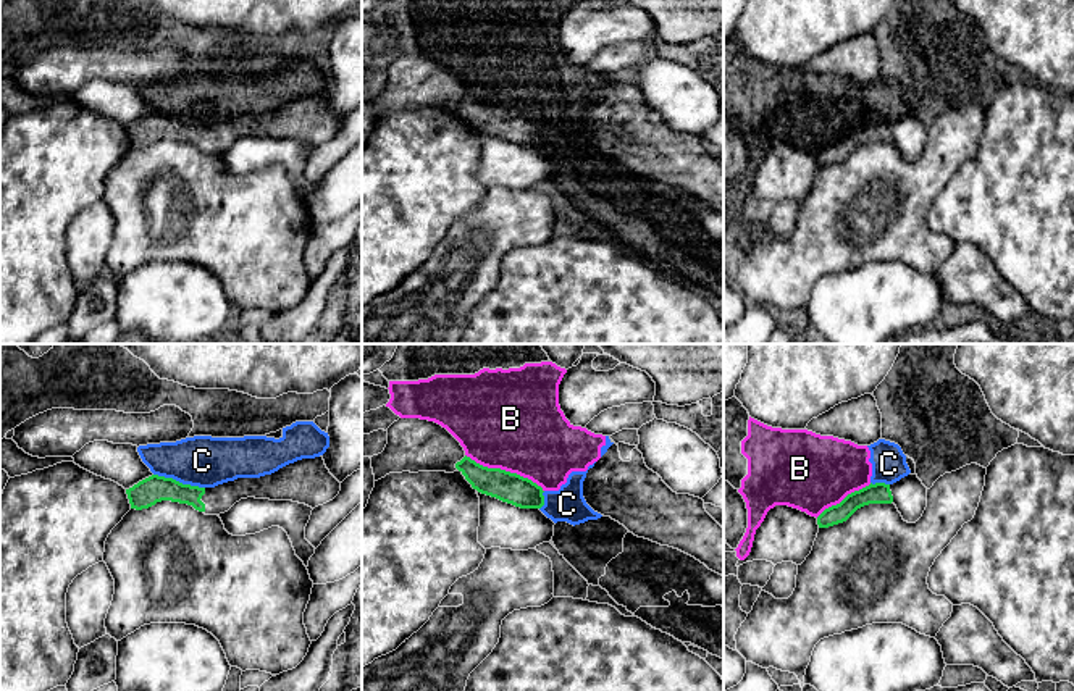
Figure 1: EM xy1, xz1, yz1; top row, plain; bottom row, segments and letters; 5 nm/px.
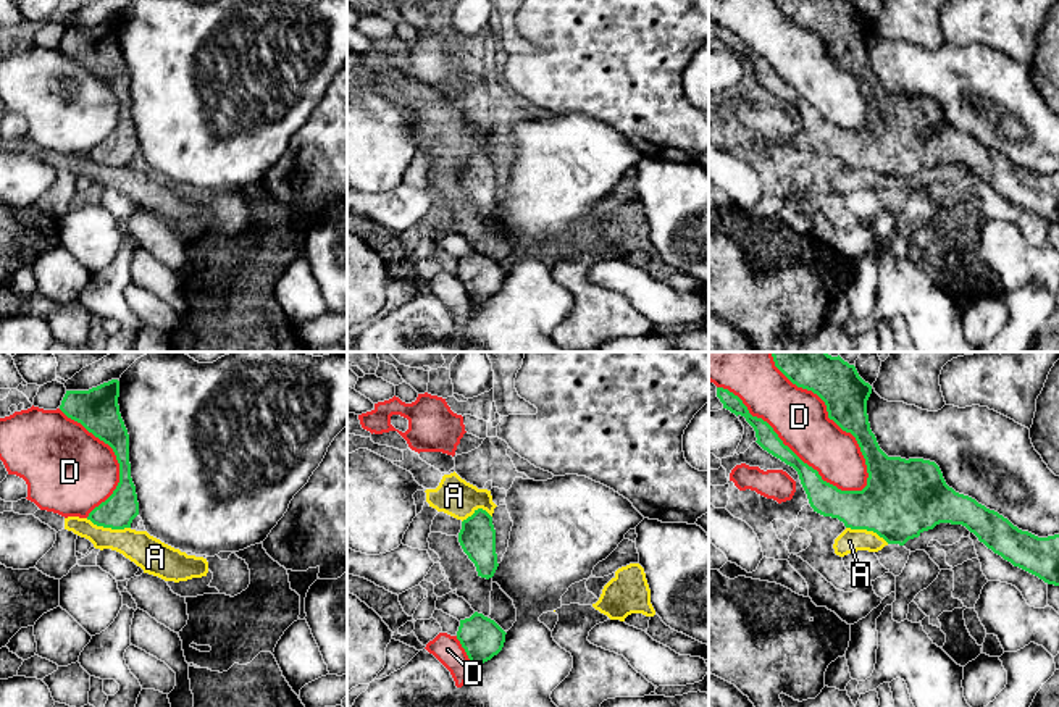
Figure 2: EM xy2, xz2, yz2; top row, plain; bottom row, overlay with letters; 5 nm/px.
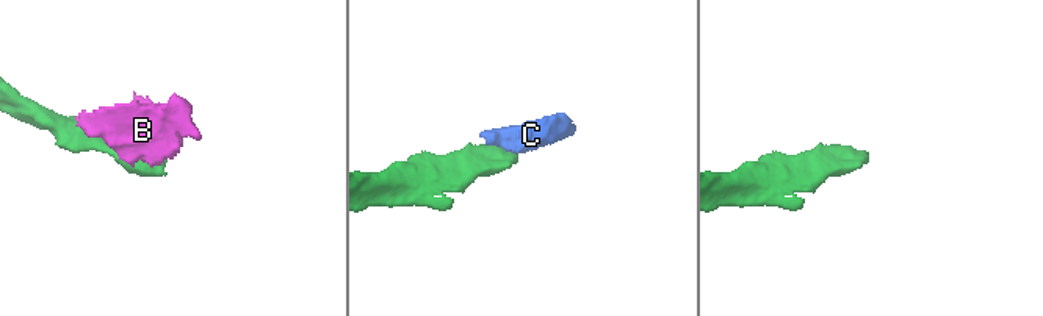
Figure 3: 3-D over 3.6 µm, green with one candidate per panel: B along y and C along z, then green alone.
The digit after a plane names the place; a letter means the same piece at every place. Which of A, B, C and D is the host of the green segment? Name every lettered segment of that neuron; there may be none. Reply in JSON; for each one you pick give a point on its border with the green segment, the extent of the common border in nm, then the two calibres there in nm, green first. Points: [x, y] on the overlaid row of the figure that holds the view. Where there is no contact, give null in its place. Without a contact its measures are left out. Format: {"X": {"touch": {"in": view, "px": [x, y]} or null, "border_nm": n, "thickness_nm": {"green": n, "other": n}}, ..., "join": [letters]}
{"join": []}

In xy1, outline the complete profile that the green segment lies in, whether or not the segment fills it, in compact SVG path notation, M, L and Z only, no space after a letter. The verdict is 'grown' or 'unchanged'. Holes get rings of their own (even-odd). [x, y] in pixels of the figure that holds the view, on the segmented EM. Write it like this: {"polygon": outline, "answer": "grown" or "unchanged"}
{"polygon": "M323 457L302 459L271 475L237 478L215 488L182 484L173 478L152 475L126 489L131 509L142 510L162 500L192 505L205 515L228 512L247 497L292 500L312 509L333 500L341 483L329 473Z", "answer": "grown"}

